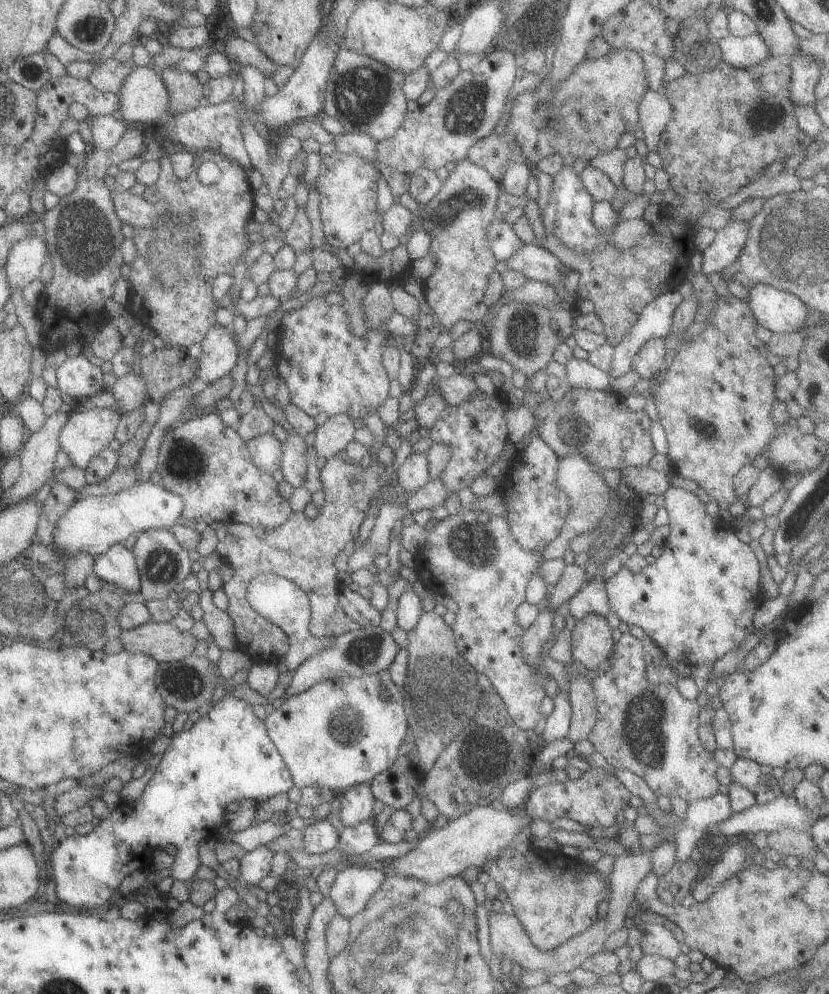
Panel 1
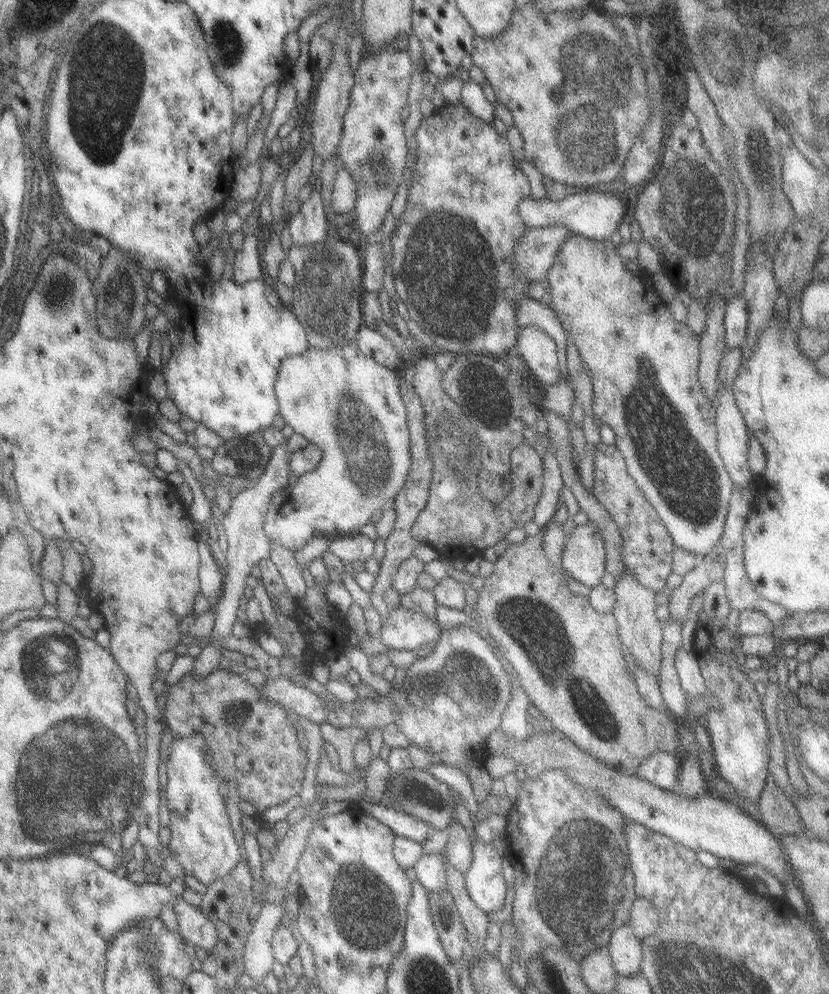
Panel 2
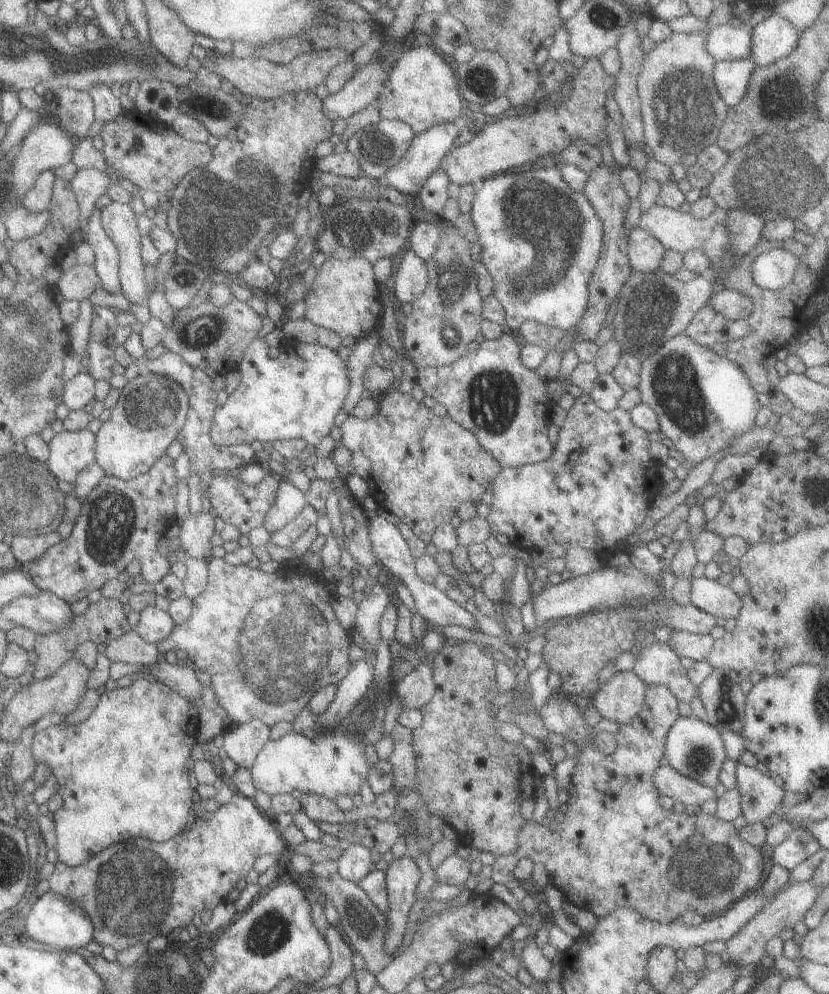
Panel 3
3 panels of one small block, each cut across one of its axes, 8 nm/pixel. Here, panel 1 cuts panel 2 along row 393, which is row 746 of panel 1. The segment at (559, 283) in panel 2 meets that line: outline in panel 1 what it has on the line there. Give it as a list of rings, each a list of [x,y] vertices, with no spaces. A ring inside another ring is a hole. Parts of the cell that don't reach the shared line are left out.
[[[629,633],[621,634],[619,640],[612,645],[609,668],[590,681],[596,720],[586,740],[593,745],[594,752],[601,754],[607,761],[607,765],[613,769],[633,772],[656,796],[678,797],[687,804],[711,797],[718,792],[720,785],[716,778],[717,764],[713,761],[712,754],[703,749],[696,734],[700,726],[698,715],[702,704],[698,700],[684,700],[672,687],[649,684],[644,676],[644,654],[640,640]]]

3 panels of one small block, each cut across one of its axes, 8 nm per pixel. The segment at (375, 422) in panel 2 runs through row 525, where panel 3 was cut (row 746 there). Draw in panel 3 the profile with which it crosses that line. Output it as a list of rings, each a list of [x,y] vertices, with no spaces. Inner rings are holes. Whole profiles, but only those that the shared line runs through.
[[[340,724],[304,734],[290,731],[278,740],[269,739],[248,769],[256,791],[272,796],[289,794],[296,789],[300,793],[312,793],[333,802],[337,796],[350,797],[359,793],[371,766],[367,764],[364,754],[365,740],[362,732],[349,732]]]

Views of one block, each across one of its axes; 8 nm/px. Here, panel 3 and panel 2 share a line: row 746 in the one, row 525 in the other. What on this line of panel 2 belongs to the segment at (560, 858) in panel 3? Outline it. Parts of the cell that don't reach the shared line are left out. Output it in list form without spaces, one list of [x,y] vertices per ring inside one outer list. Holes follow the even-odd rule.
[[[600,445],[593,454],[593,483],[591,493],[609,513],[621,538],[621,562],[628,572],[643,587],[654,593],[662,592],[670,572],[674,546],[659,517],[644,499],[635,482],[627,475],[626,465],[612,447]],[[586,522],[576,526],[568,540],[563,540],[560,569],[569,578],[583,586],[594,587],[600,584],[604,575],[605,552],[603,540],[595,526]]]

